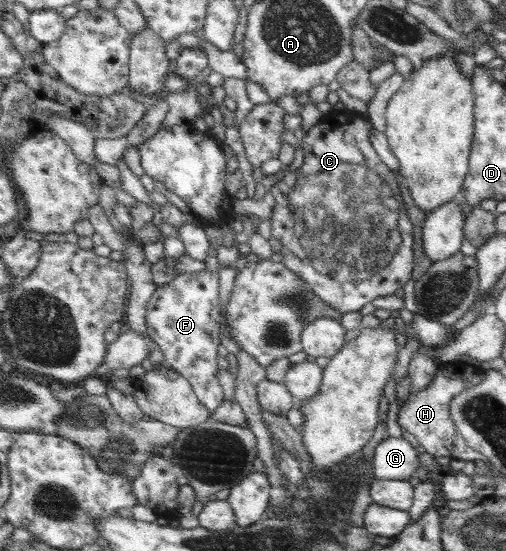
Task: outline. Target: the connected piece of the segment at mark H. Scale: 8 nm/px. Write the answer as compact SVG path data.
M469 361L465 362L462 369L456 363L456 377L450 377L450 375L441 373L439 369L436 370L434 379L425 388L417 392L410 392L408 398L401 405L397 422L404 434L410 437L422 451L434 455L435 458L447 457L473 462L478 459L486 461L479 451L476 451L464 441L449 412L450 400L454 396L468 388L477 386L482 380L482 370Z

